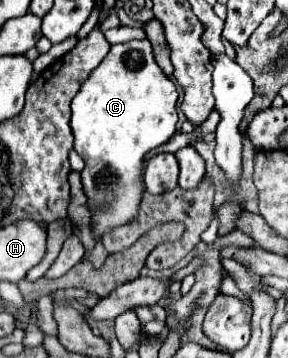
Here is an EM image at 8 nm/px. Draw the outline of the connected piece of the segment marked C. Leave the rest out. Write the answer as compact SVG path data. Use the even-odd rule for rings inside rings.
M130 40L124 44L114 44L106 58L92 70L88 80L82 84L80 92L74 96L70 128L74 134L74 150L86 162L82 170L82 184L84 194L88 198L88 210L92 214L92 230L98 238L114 232L120 226L130 224L138 216L138 208L146 192L144 156L150 150L166 144L174 136L178 122L176 100L176 86L156 64L148 40Z

